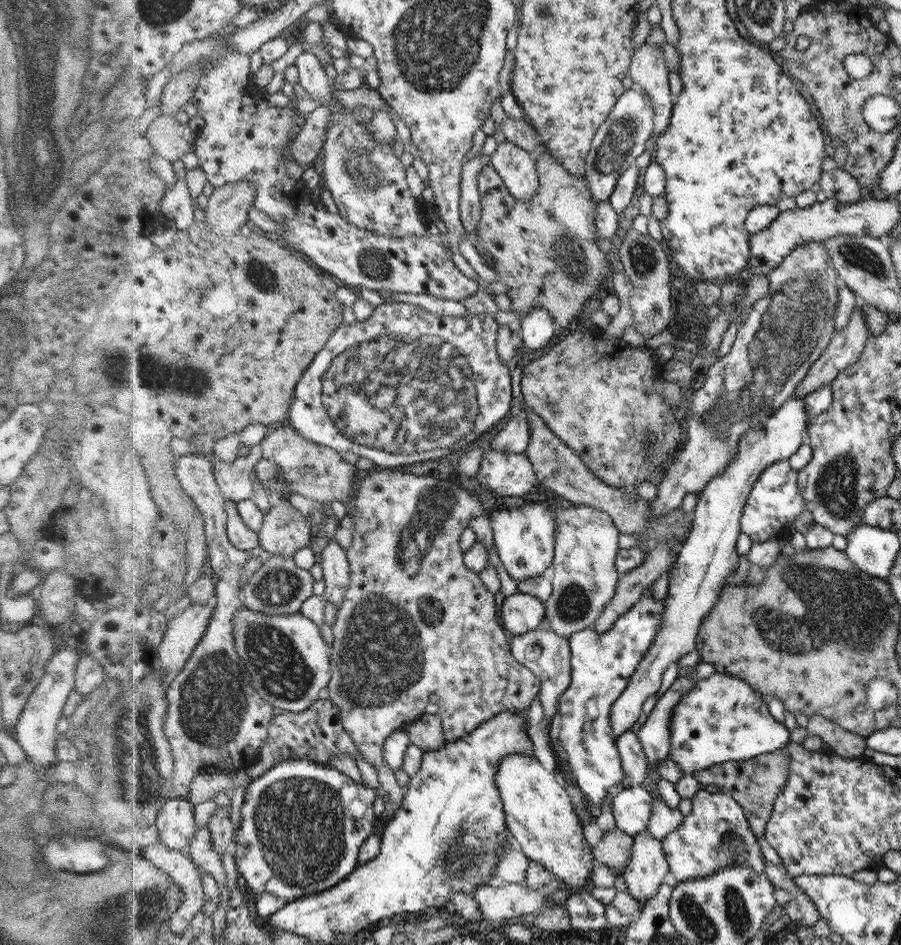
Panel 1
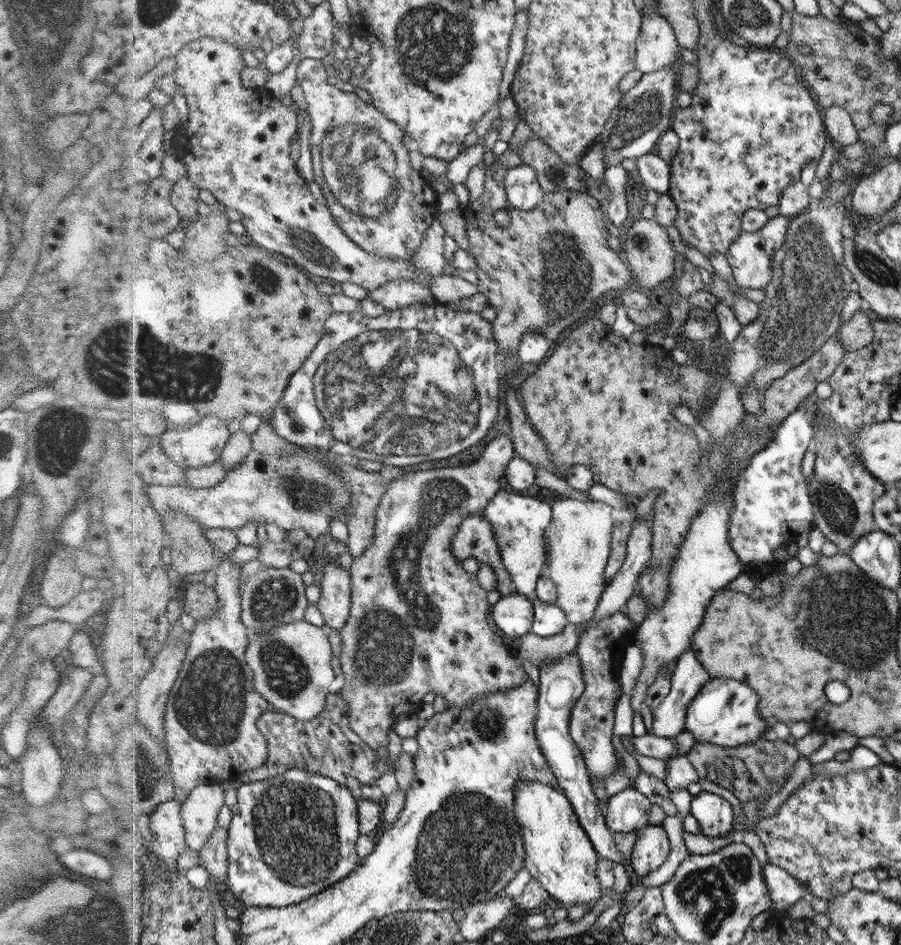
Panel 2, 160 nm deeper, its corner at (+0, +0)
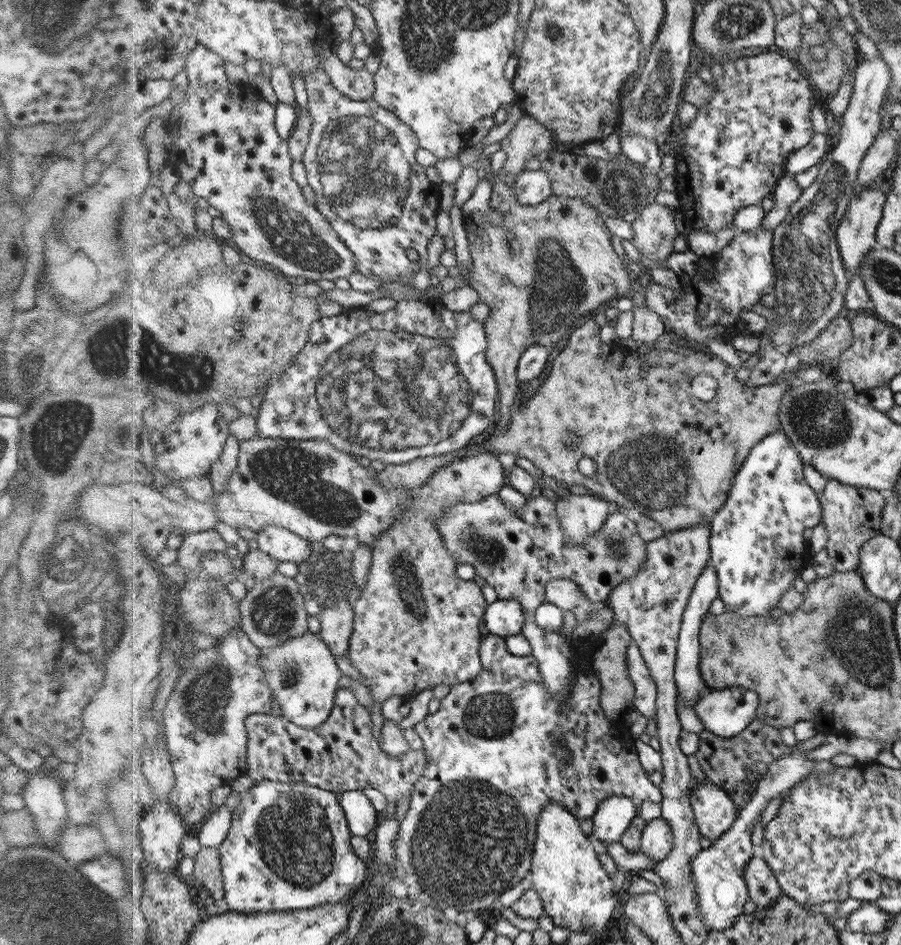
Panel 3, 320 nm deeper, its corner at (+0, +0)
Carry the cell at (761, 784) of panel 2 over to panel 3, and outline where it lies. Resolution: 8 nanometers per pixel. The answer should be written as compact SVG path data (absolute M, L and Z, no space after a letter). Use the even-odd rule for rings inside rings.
M755 719L747 729L732 738L722 738L710 731L703 730L699 734L699 749L695 752L700 768L708 779L723 792L726 792L736 806L744 809L750 796L755 795L760 779L768 774L768 767L783 754L790 754L794 749L786 746L782 740L781 729L768 726ZM711 762L721 764L723 769L711 769Z

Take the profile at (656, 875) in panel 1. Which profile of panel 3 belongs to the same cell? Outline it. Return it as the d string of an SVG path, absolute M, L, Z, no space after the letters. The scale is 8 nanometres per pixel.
M664 818L646 823L640 842L640 852L657 863L665 860L675 846L673 827Z

